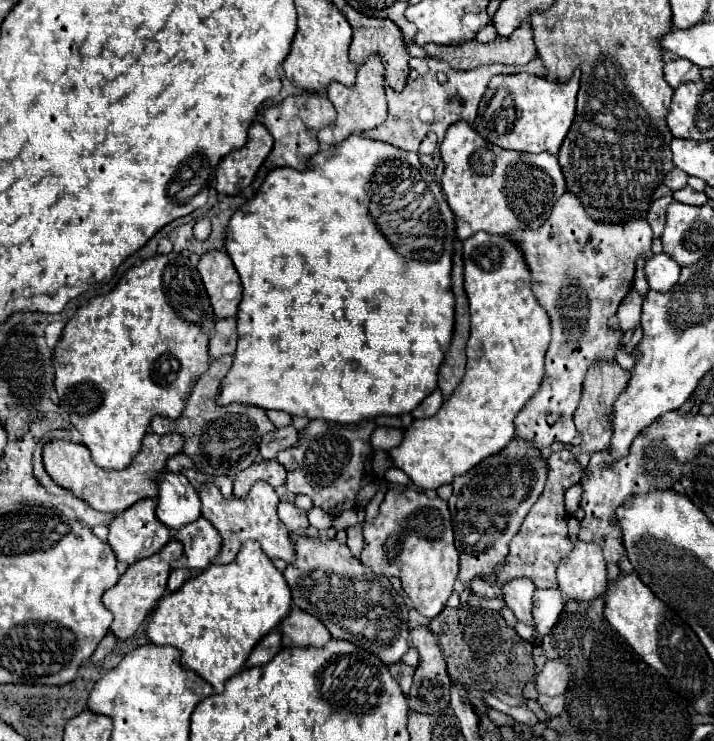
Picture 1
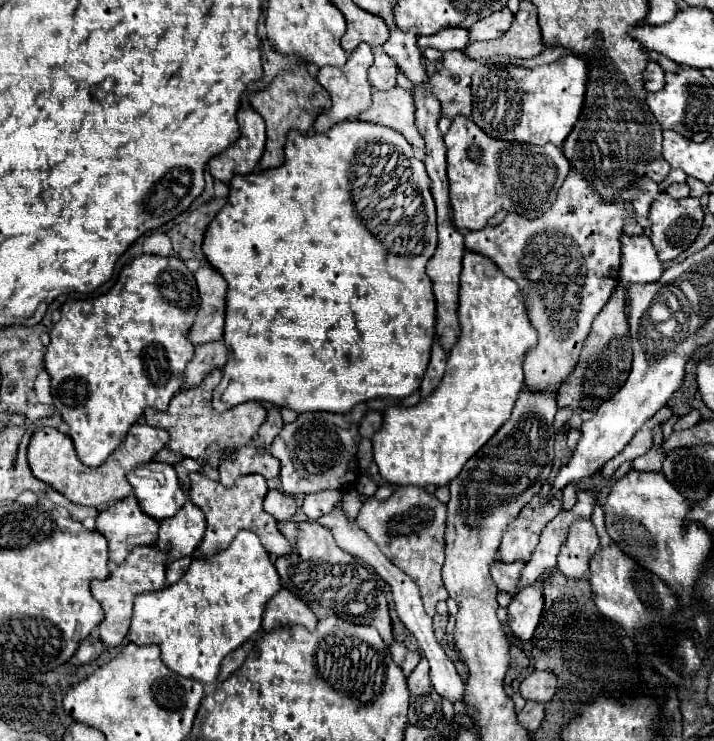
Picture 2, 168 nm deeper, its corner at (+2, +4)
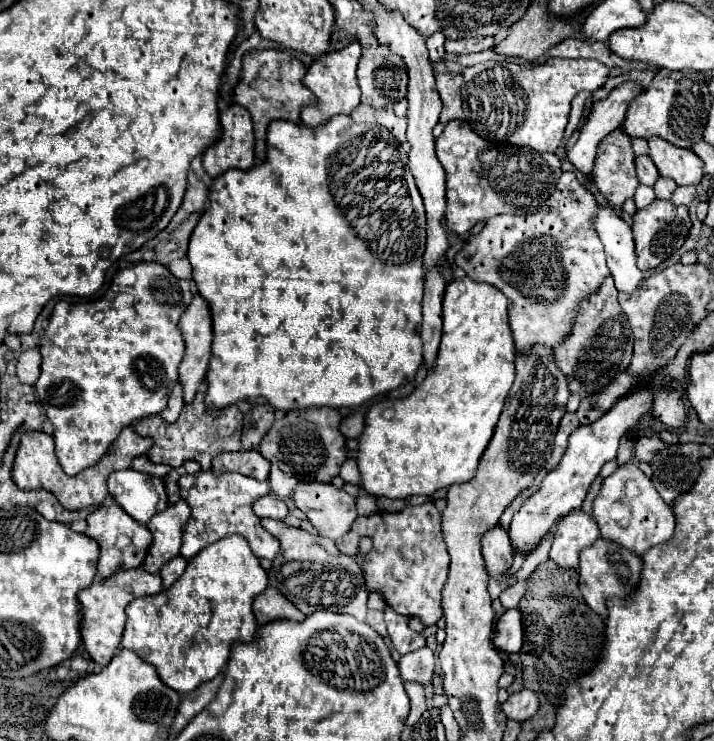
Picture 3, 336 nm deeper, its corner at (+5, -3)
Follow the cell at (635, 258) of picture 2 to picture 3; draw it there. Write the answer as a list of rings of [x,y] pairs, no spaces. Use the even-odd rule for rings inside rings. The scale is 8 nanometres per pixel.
[[[599,207],[599,215],[595,217],[595,231],[599,233],[599,239],[605,247],[607,255],[607,267],[615,279],[615,287],[625,293],[633,293],[641,281],[643,281],[643,271],[637,267],[637,253],[635,253],[635,241],[633,241],[633,231],[631,227],[613,211],[607,207]]]

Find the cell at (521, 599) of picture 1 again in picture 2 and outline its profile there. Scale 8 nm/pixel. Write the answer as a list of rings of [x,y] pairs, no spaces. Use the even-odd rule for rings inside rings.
[[[496,560],[492,564],[492,568],[490,568],[490,574],[492,574],[492,580],[498,586],[498,590],[504,590],[510,596],[514,596],[514,590],[518,586],[518,578],[520,578],[520,570],[522,568],[524,568],[522,560],[516,560],[512,564]]]

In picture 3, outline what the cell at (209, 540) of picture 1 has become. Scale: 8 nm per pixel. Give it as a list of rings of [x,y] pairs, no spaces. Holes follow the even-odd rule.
[[[181,499],[175,505],[169,505],[167,511],[161,511],[147,523],[147,529],[153,533],[153,543],[147,551],[143,569],[159,573],[159,569],[173,557],[179,555],[183,543],[183,531],[191,517],[191,507]]]

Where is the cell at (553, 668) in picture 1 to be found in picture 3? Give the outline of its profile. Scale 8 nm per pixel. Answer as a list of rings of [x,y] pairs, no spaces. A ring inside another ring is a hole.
[[[523,689],[523,691],[517,691],[513,695],[509,695],[509,699],[501,705],[503,707],[503,713],[509,717],[509,719],[515,719],[515,721],[527,721],[529,717],[533,717],[539,709],[539,695],[531,689]]]

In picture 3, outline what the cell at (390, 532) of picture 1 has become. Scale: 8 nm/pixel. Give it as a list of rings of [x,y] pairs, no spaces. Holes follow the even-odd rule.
[[[427,501],[423,505],[405,507],[399,513],[373,513],[367,517],[357,517],[351,527],[351,529],[359,529],[359,535],[369,535],[373,539],[373,549],[369,553],[369,559],[361,565],[369,591],[379,589],[385,595],[387,603],[397,613],[407,617],[419,617],[425,627],[435,627],[439,617],[443,615],[441,589],[443,589],[443,583],[447,581],[449,559],[447,559],[447,549],[443,547],[439,519],[441,519],[441,513],[433,505],[433,501]]]

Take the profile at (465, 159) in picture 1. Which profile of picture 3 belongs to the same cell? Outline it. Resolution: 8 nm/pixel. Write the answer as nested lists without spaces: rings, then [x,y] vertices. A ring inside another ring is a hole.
[[[451,121],[445,125],[441,137],[437,137],[437,157],[447,173],[447,211],[445,211],[445,225],[457,233],[469,233],[479,221],[487,221],[493,215],[509,213],[509,215],[533,215],[541,207],[545,207],[555,183],[559,181],[561,159],[555,153],[539,153],[521,147],[495,147],[487,143],[483,137],[475,135],[467,121]]]

